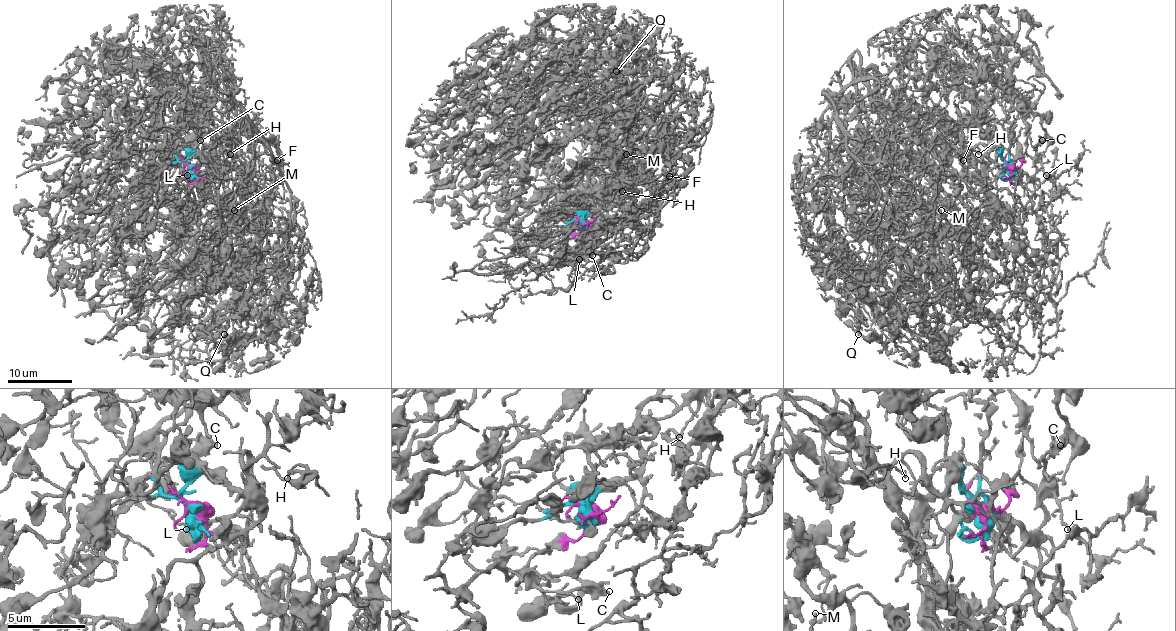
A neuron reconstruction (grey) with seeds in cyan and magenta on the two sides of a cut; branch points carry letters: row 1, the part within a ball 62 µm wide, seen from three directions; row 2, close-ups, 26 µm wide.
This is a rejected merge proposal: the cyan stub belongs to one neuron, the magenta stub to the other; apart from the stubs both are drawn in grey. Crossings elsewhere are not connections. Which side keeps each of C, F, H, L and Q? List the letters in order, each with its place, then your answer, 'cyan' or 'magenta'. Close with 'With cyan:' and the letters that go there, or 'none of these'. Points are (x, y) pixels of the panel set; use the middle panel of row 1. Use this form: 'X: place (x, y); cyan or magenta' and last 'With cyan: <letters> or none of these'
C: place (592, 255); magenta
F: place (669, 176); cyan
H: place (622, 191); cyan
L: place (579, 259); magenta
Q: place (616, 71); cyan
With cyan: F, H, Q

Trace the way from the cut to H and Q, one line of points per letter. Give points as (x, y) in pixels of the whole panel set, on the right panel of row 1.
H: (1009, 167), (1001, 153), (994, 159), (981, 145), (968, 150), (958, 130), (942, 132), (957, 150), (978, 154)
Q: (1009, 167), (873, 99), (960, 237), (931, 214), (905, 222), (892, 295), (842, 253), (858, 334)

